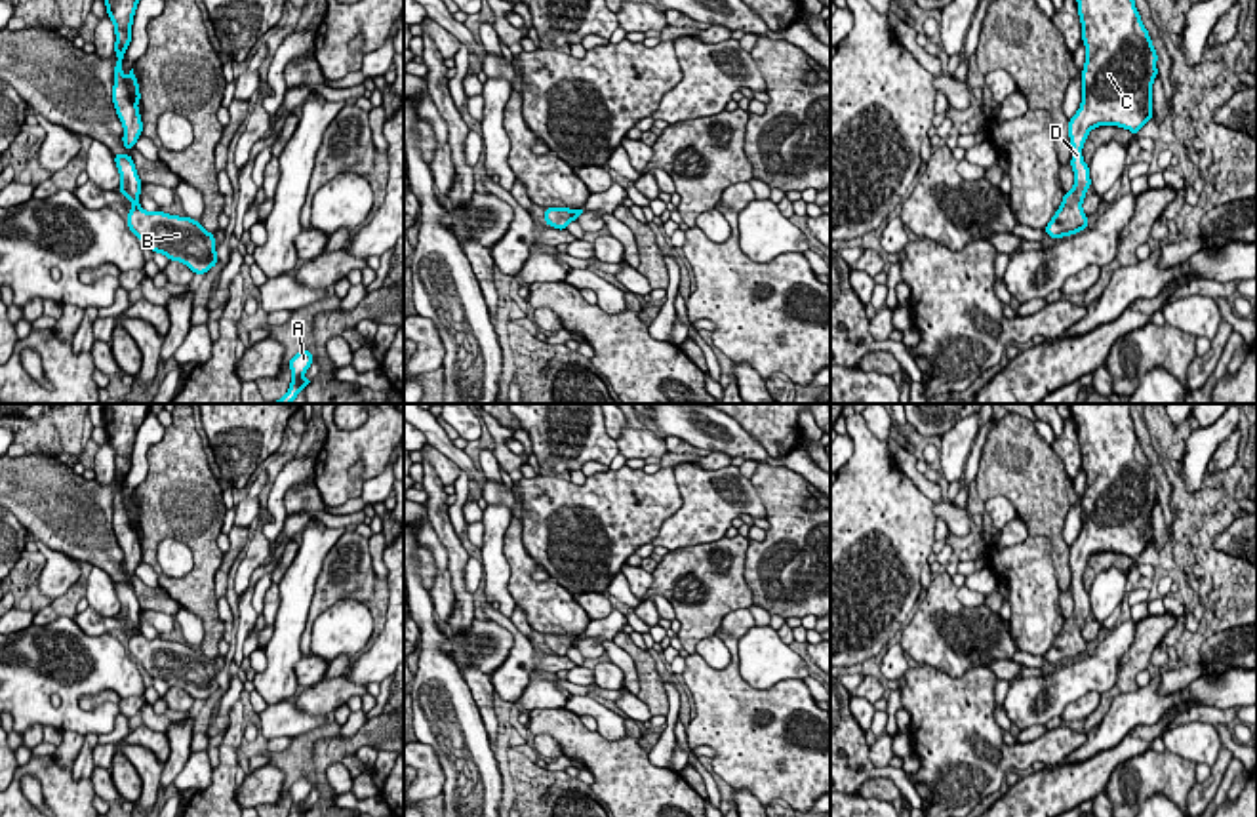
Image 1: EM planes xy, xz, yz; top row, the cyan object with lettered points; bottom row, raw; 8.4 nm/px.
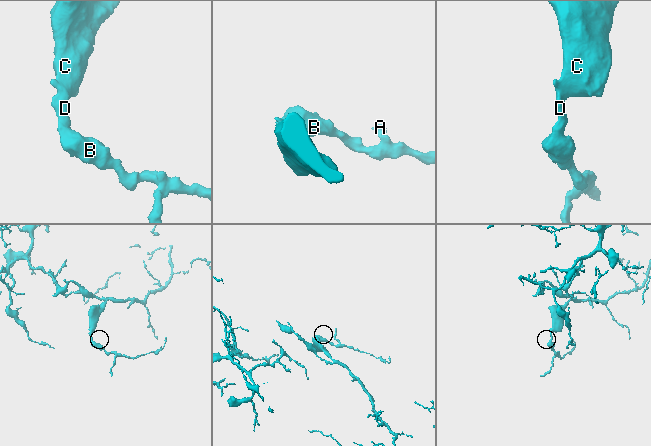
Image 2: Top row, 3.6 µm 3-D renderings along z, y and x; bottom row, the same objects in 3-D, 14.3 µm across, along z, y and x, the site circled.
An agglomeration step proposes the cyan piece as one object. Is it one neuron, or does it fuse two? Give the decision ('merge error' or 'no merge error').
no merge error

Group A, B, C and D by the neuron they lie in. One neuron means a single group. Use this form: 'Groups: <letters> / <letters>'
Groups: A B C D

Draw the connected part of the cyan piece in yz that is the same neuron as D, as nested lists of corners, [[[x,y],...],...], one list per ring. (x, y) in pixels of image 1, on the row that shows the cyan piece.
[[[1076,0],[1086,44],[1082,103],[1068,120],[1074,187],[1044,229],[1051,238],[1087,229],[1082,209],[1091,187],[1089,166],[1082,149],[1097,126],[1118,126],[1133,135],[1152,120],[1152,82],[1158,76],[1156,50],[1145,29],[1135,0]]]

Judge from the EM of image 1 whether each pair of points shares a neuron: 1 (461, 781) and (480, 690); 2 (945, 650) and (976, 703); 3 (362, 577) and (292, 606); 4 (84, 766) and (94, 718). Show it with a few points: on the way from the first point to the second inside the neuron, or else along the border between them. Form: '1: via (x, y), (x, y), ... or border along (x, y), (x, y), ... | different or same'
1: border along (461, 673), (492, 747) | different
2: border along (918, 663), (953, 677), (985, 667) | different
3: border along (326, 557), (301, 642) | different
4: border along (96, 736), (88, 734), (84, 737) | different

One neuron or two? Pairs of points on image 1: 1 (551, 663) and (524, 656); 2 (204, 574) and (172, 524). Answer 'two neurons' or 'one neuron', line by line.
1: one neuron
2: one neuron

